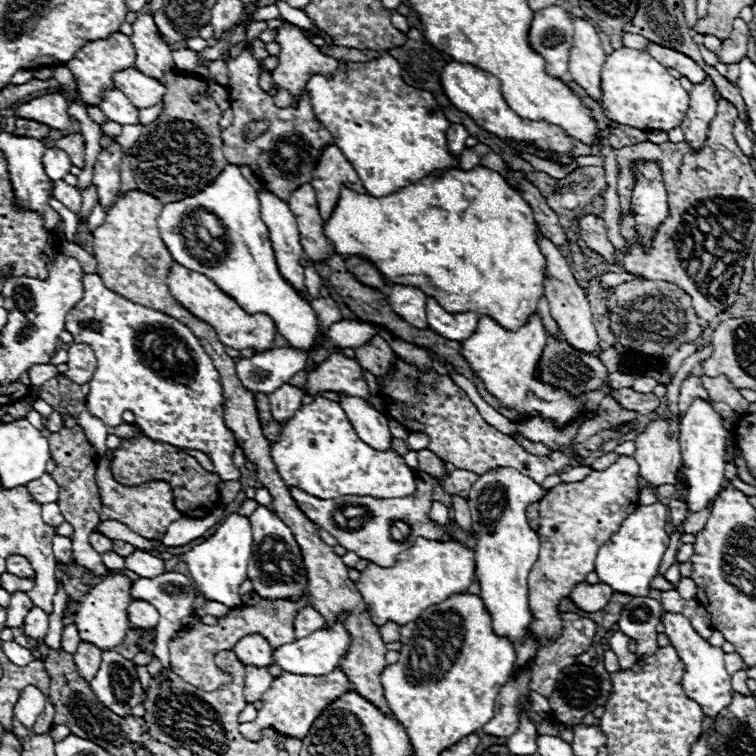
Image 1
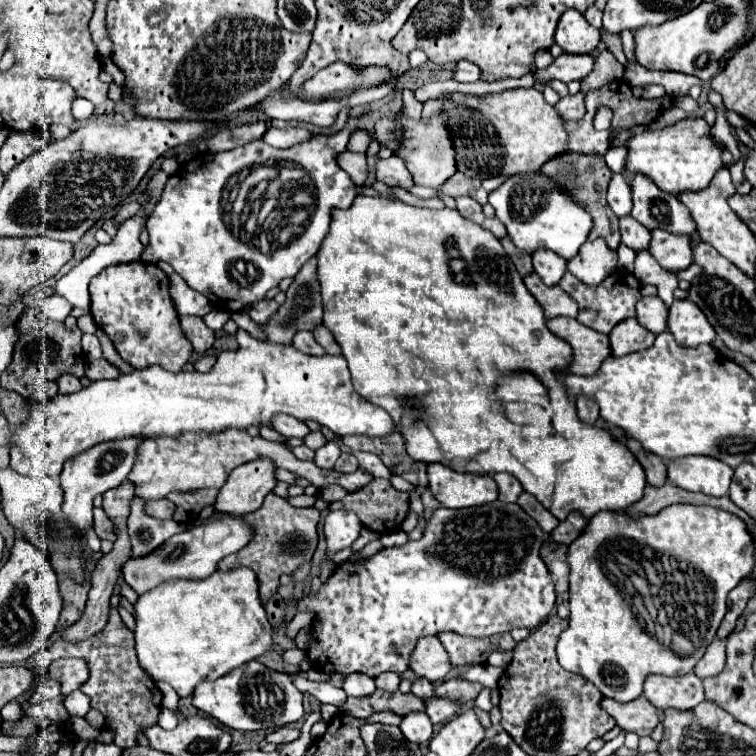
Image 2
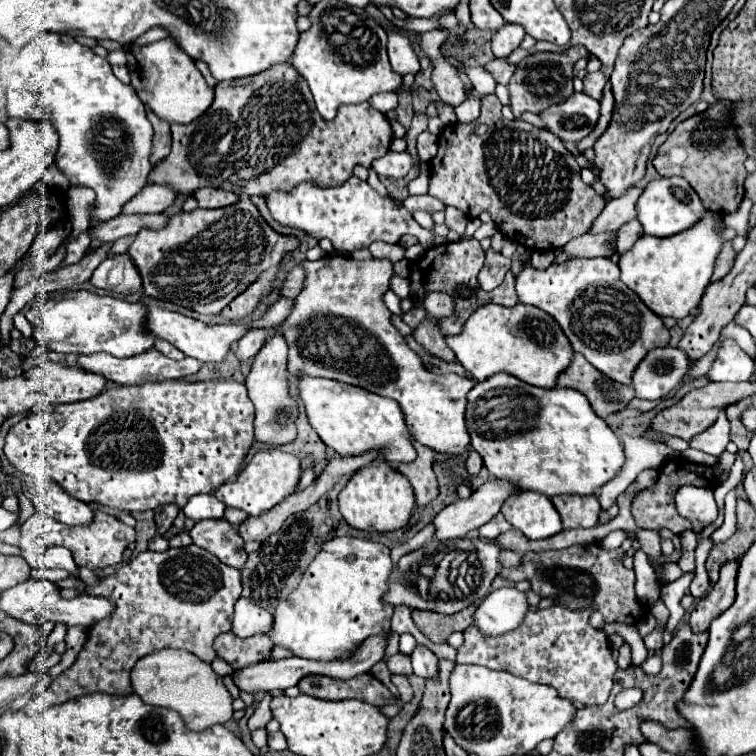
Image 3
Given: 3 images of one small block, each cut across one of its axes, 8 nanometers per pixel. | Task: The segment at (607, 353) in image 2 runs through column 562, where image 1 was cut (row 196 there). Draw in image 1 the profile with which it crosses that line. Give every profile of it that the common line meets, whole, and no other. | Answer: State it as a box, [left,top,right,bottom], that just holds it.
[312,146,368,220]

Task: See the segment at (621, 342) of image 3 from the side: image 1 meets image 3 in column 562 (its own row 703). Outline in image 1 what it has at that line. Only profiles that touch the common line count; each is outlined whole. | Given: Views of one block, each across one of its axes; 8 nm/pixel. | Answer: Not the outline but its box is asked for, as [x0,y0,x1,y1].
[239,668,350,740]

